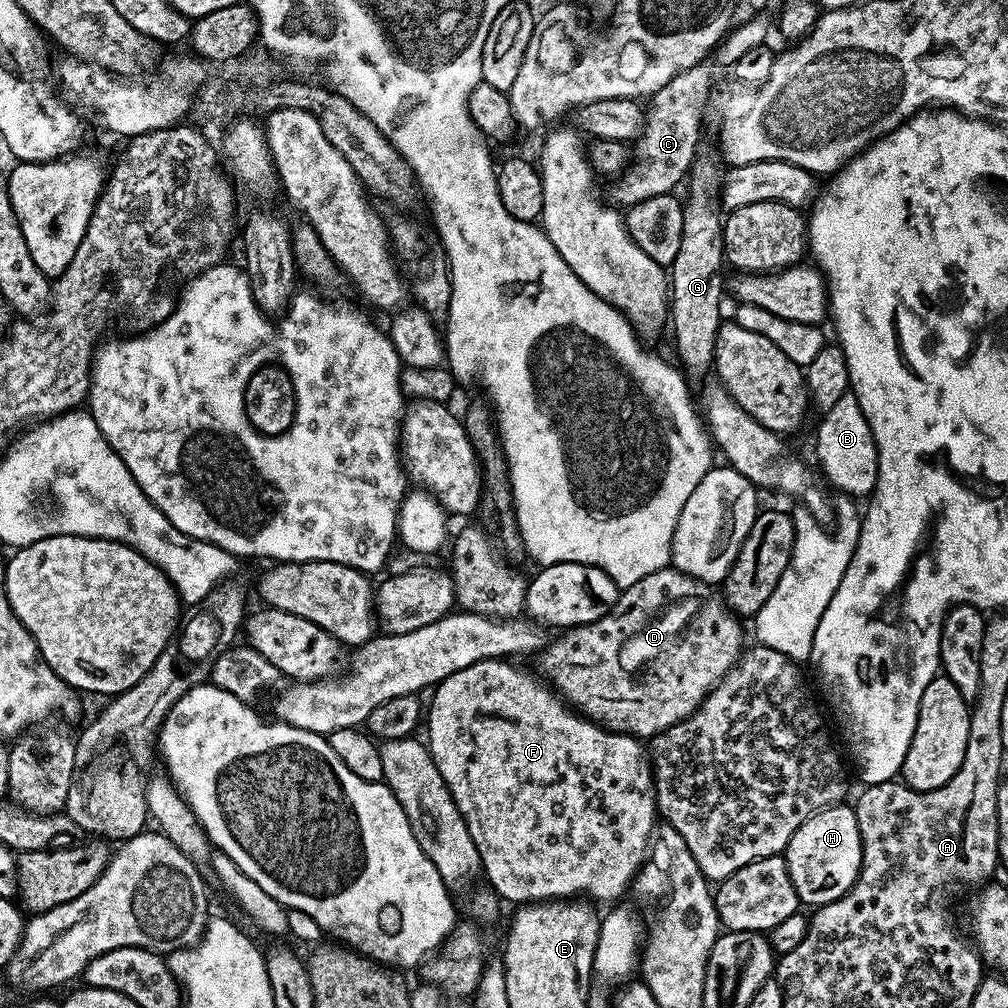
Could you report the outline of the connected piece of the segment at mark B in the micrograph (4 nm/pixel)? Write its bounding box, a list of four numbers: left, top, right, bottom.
[816,390,878,497]

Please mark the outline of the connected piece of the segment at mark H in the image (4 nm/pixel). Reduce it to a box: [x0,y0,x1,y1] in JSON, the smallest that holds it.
[782,802,862,906]

